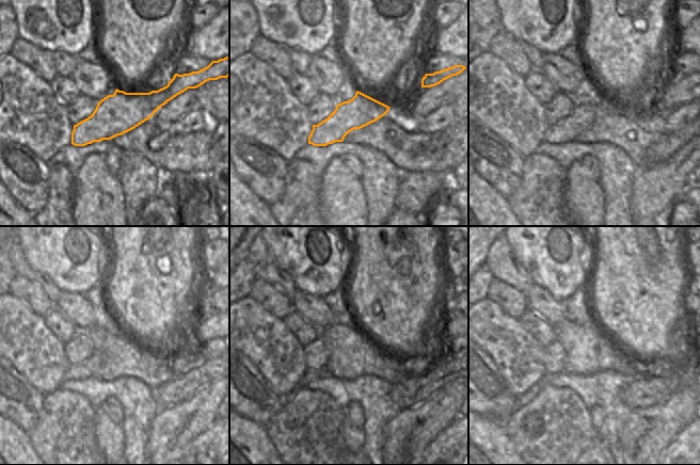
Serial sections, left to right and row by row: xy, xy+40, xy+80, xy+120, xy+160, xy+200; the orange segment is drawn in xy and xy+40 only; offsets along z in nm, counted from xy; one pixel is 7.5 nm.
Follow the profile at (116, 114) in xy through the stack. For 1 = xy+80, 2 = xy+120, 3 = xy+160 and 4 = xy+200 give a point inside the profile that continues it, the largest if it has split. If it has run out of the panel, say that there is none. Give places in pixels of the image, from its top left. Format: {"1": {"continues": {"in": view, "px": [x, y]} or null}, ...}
{"1": {"continues": {"in": "xy+80", "px": [566, 130]}}, "2": {"continues": {"in": "xy+120", "px": [88, 368]}}, "3": {"continues": {"in": "xy+160", "px": [308, 375]}}, "4": {"continues": {"in": "xy+200", "px": [521, 400]}}}

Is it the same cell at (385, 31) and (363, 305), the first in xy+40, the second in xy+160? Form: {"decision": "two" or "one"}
{"decision": "one"}

